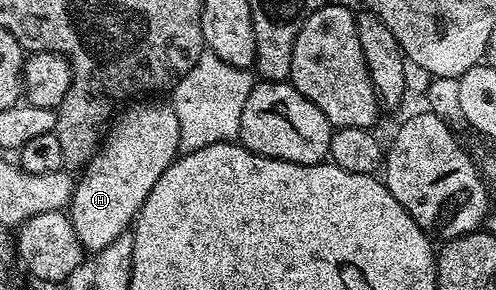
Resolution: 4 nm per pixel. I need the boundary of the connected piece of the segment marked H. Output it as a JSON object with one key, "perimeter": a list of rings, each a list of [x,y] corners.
{"perimeter":[[[139,101],[131,105],[136,107],[126,108],[128,111],[112,125],[111,132],[109,127],[99,150],[78,176],[69,216],[76,237],[88,252],[105,249],[134,224],[145,197],[180,154],[177,113],[166,102],[151,102],[155,101]]]}

